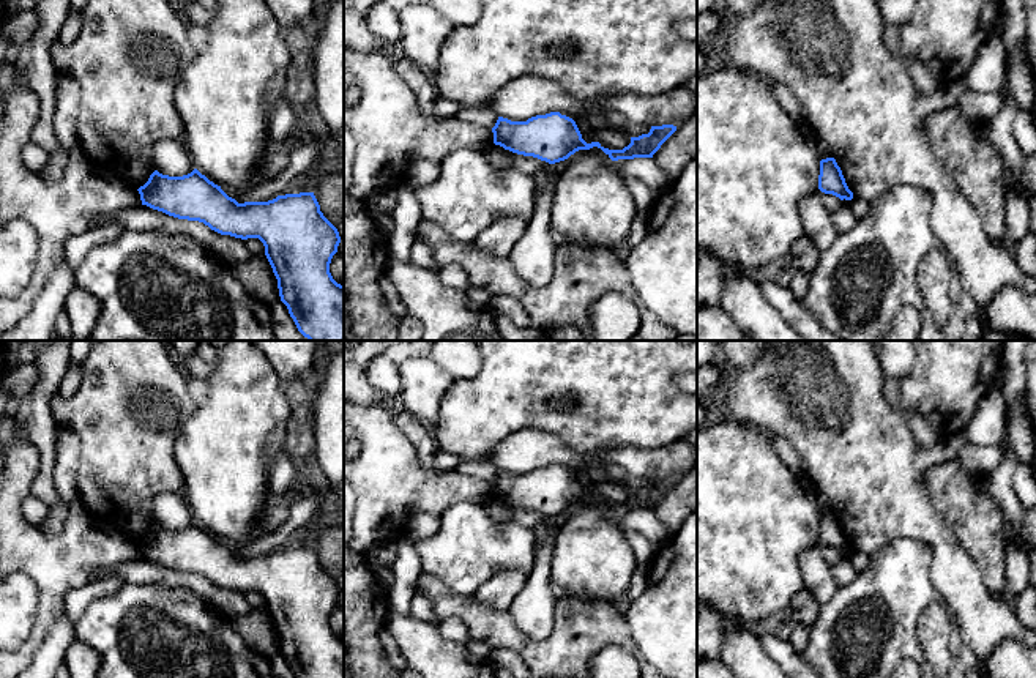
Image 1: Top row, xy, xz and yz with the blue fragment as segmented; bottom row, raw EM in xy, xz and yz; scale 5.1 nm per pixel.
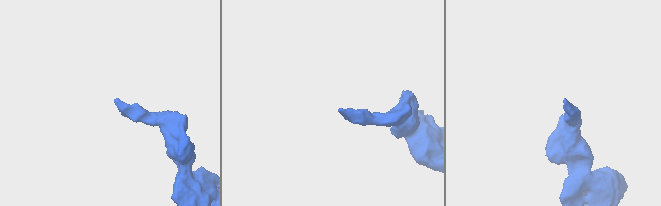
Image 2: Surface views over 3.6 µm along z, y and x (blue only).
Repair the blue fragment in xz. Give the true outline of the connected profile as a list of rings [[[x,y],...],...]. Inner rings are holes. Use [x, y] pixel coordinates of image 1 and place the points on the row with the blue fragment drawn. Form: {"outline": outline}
{"outline": [[[560,112],[536,115],[527,121],[498,117],[494,143],[517,155],[533,156],[549,164],[568,159],[579,150],[601,148],[612,161],[653,158],[661,145],[676,131],[673,125],[651,126],[648,134],[631,137],[623,150],[604,148],[599,142],[587,143],[576,121]]]}

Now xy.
{"outline": [[[197,169],[183,177],[169,177],[155,170],[137,191],[142,205],[169,216],[203,222],[221,235],[241,240],[259,238],[278,279],[281,301],[287,306],[298,331],[309,341],[344,341],[344,285],[337,284],[330,273],[341,237],[320,211],[314,192],[238,203]]]}

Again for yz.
{"outline": [[[834,158],[820,161],[818,189],[825,194],[833,194],[840,200],[852,200],[853,192],[848,189],[840,167]]]}

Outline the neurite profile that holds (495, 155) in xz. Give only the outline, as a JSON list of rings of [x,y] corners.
[[[492,143],[483,153],[494,169],[497,170],[514,169],[512,161],[509,159],[503,147]]]

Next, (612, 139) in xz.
[[[607,128],[601,139],[599,139],[601,147],[609,148],[609,150],[623,150],[631,143],[631,137],[624,131],[617,131]]]

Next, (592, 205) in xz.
[[[601,148],[579,150],[552,178],[549,224],[558,243],[623,251],[637,207]]]

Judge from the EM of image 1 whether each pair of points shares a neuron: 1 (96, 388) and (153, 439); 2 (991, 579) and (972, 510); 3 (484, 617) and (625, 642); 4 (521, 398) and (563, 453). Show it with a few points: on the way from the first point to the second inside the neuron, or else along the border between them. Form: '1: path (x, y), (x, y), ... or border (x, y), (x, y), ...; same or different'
1: path (111, 402), (139, 426); same
2: path (991, 562), (980, 527); same
3: path (519, 642), (568, 648), (590, 637); same
4: border (511, 434), (521, 429), (549, 431), (577, 454); different

